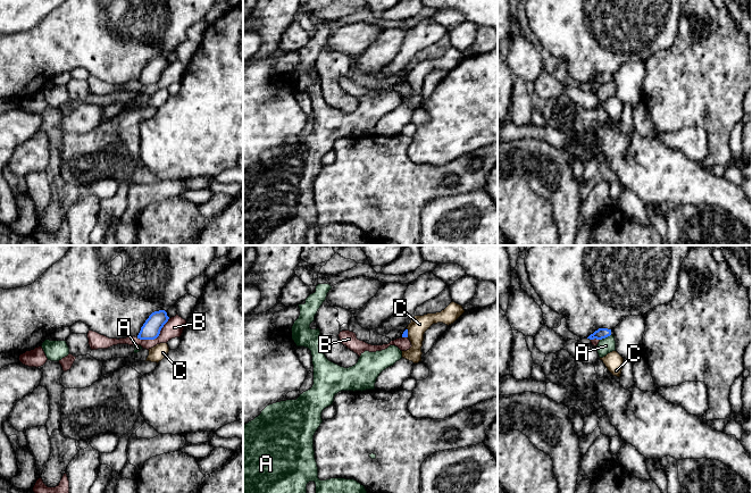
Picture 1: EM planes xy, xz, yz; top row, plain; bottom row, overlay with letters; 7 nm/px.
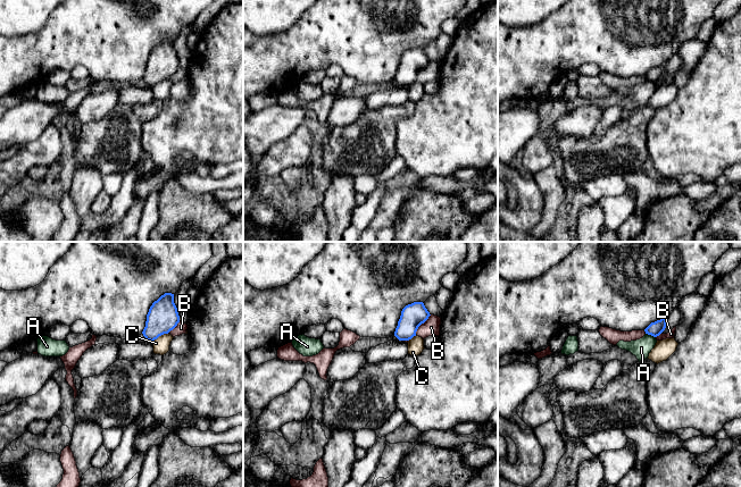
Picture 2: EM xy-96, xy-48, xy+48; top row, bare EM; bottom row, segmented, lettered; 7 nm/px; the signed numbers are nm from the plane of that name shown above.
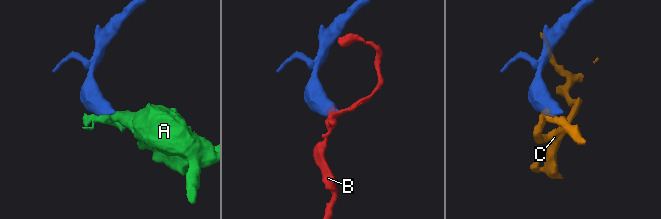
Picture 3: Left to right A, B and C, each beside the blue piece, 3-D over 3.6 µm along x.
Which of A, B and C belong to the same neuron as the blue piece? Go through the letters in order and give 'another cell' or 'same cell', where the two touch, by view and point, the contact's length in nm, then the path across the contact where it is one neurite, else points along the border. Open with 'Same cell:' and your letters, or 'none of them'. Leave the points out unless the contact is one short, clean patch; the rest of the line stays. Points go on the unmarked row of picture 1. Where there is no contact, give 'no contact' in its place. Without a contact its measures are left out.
Same cell: none of them
A: another cell; meets blue in yz at (604, 83); contact 90 nm long; border along yz (610, 80), (600, 85)
B: another cell; meets blue in xy at (156, 83); contact 280 nm long; border along xy (169, 64), (156, 83), (136, 83)
C: another cell; meets blue in xz at (407, 78); contact 60 nm long; border along xz (407, 74), (408, 82)

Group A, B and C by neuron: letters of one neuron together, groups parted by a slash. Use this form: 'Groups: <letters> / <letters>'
Groups: A / B / C

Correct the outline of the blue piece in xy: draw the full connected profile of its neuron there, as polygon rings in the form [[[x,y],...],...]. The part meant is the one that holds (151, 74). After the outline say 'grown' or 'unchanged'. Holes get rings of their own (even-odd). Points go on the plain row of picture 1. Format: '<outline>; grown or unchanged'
[[[165,56],[152,58],[145,66],[137,81],[140,85],[154,85],[159,82],[161,74],[168,67],[169,62]]]; unchanged

